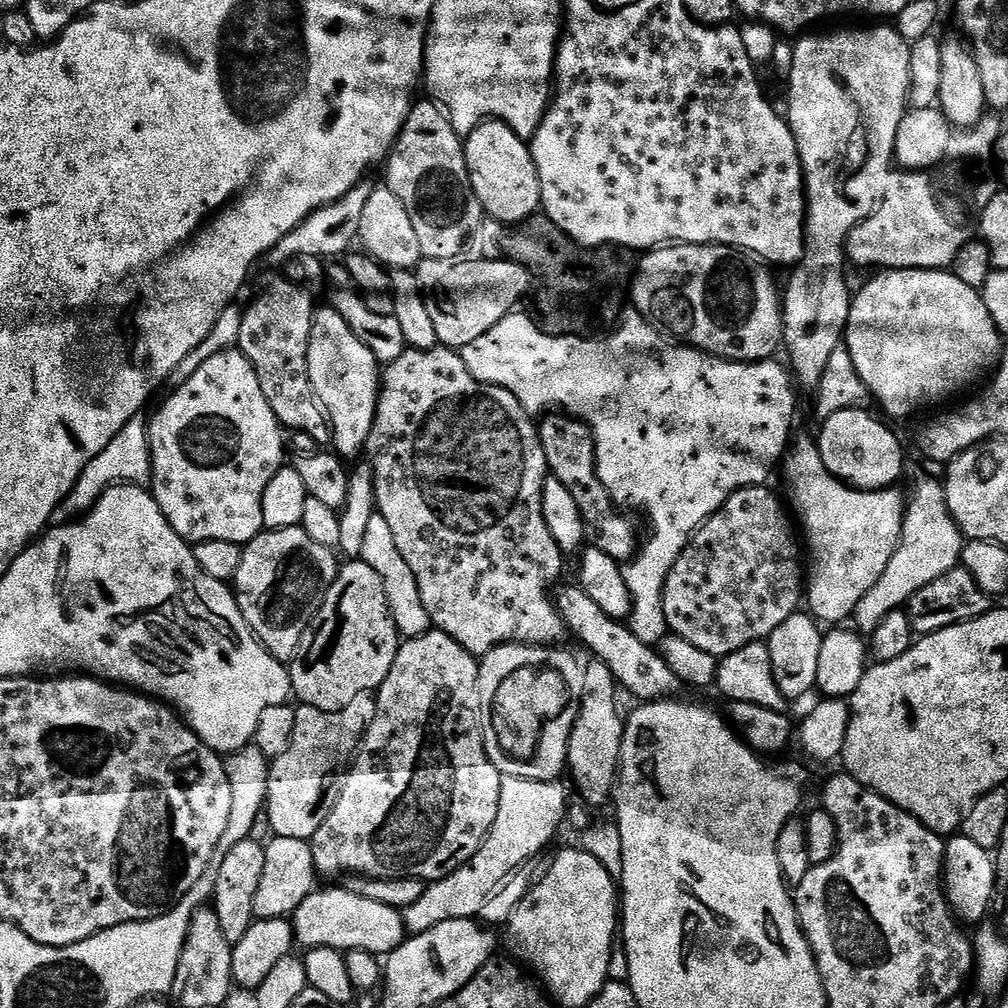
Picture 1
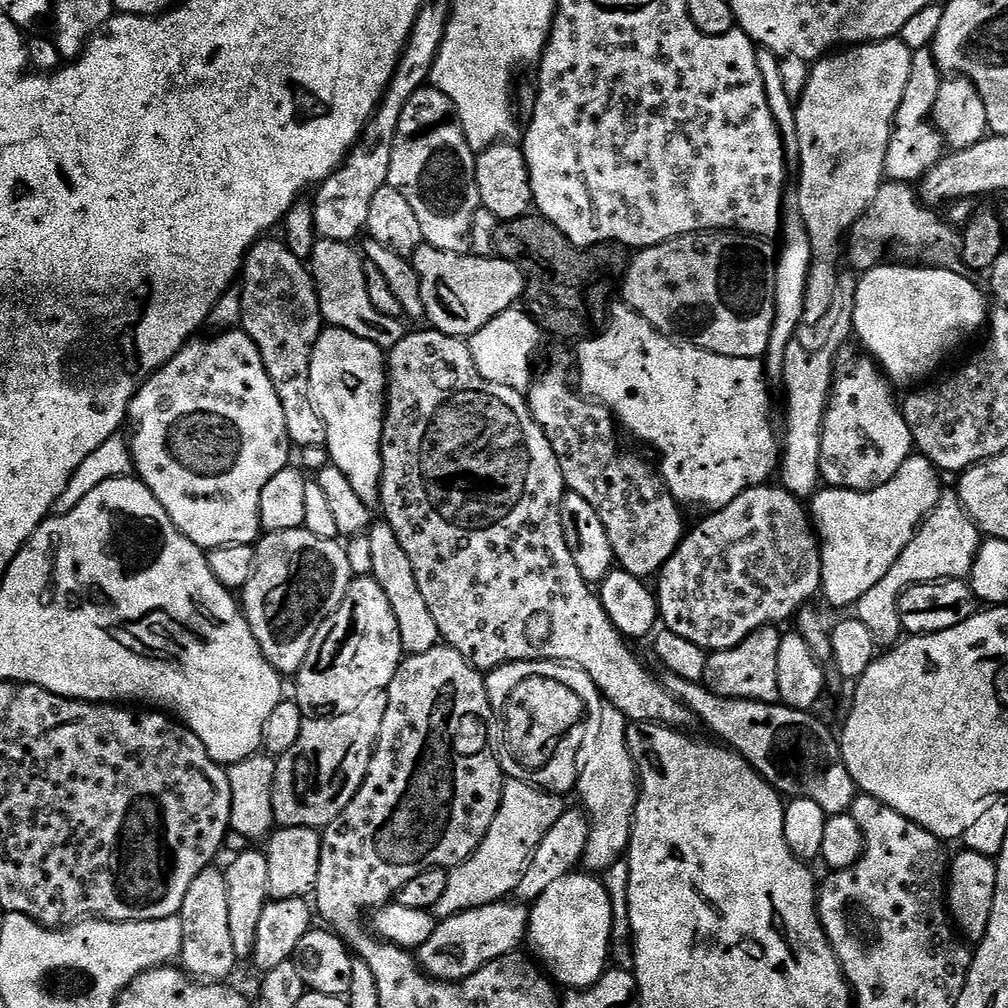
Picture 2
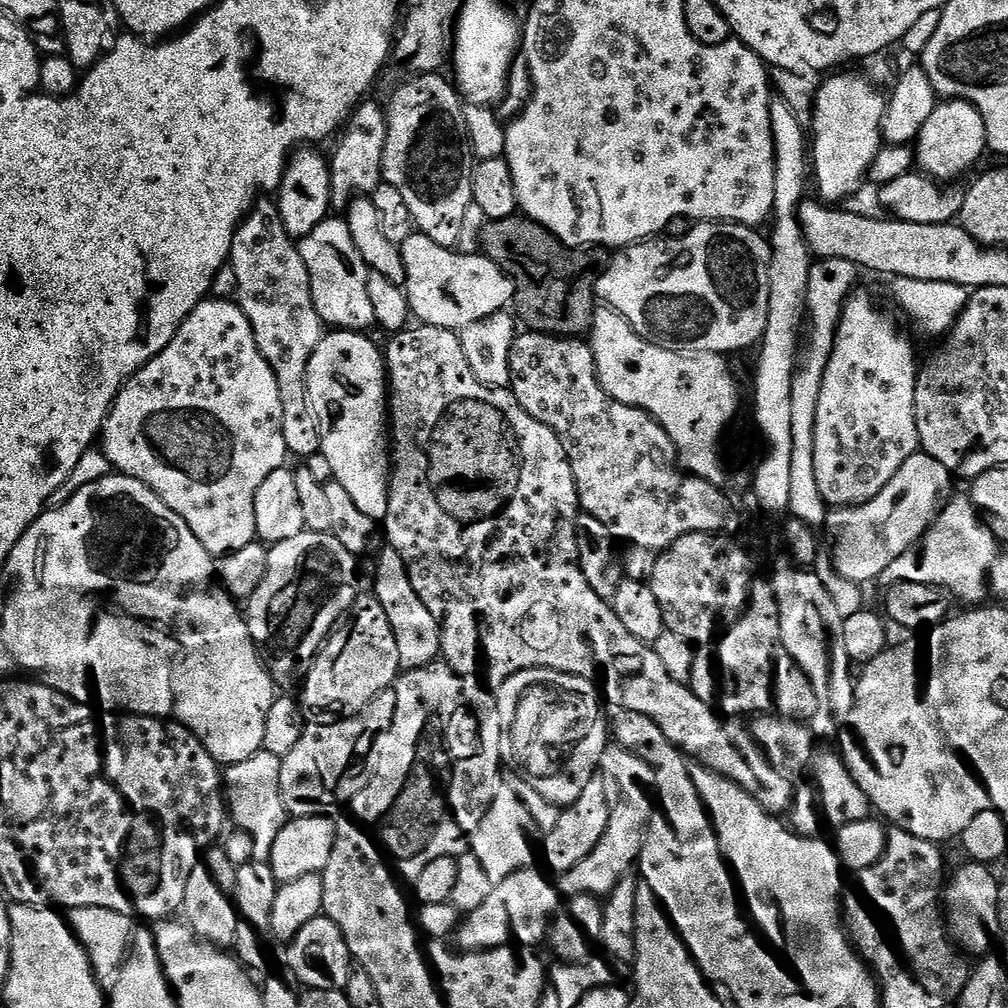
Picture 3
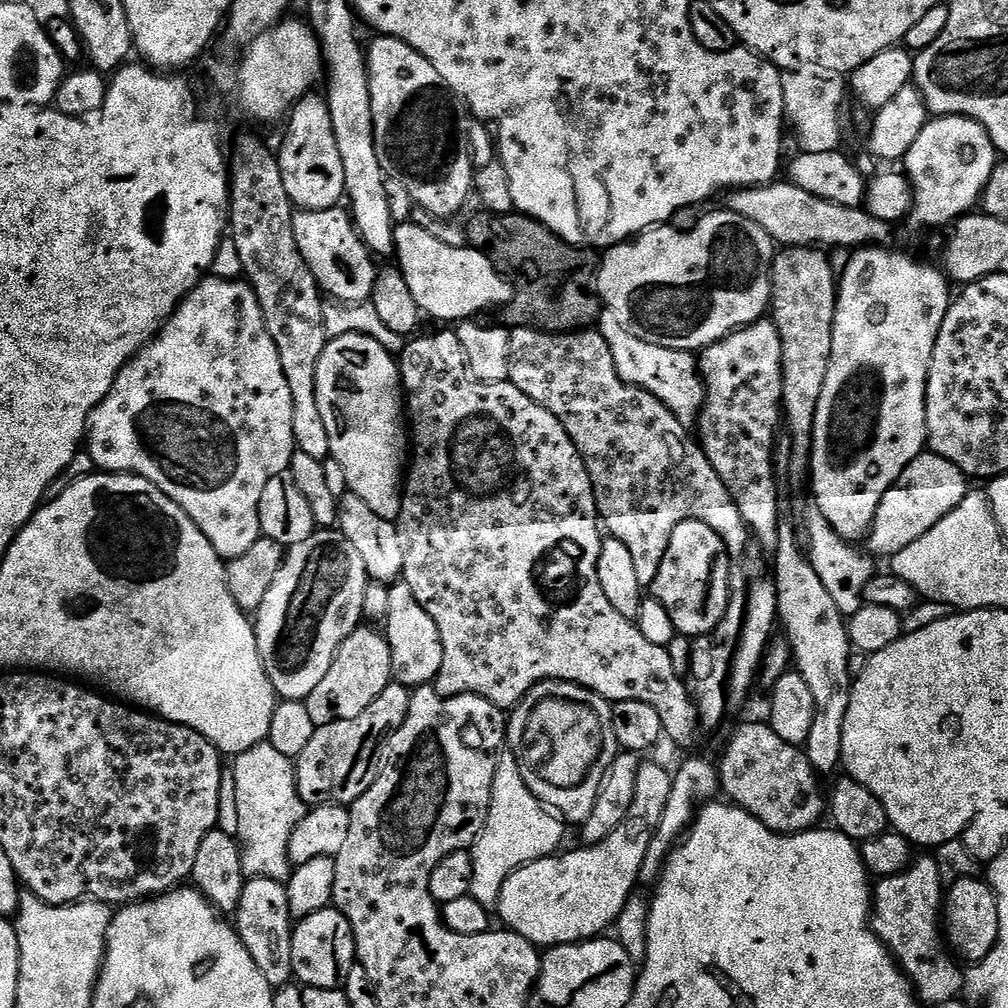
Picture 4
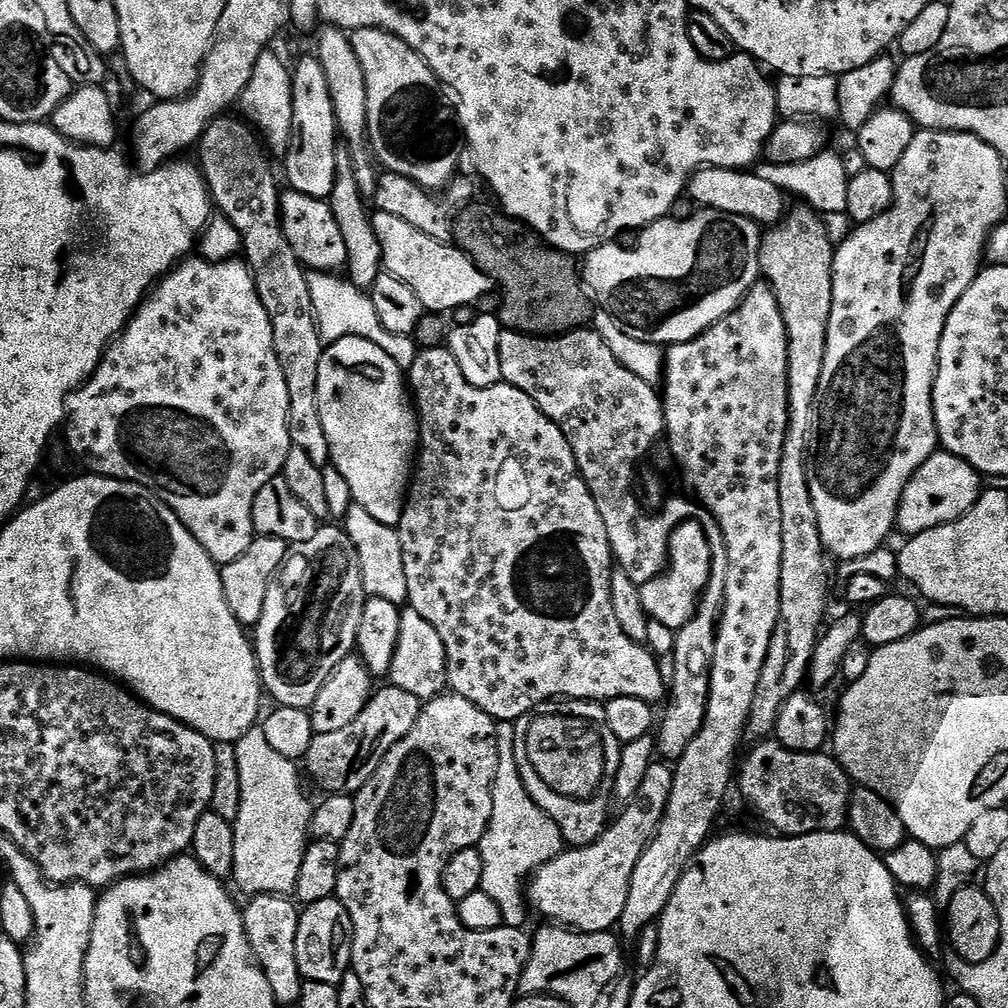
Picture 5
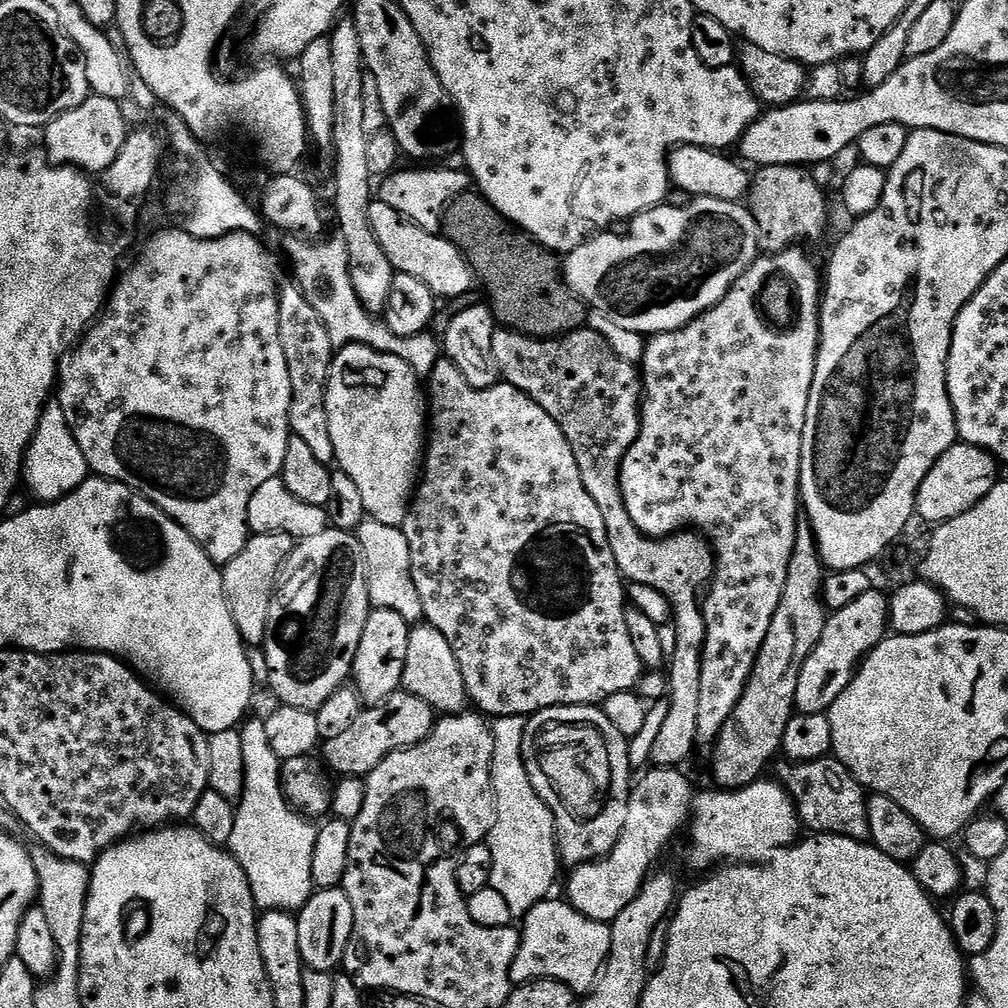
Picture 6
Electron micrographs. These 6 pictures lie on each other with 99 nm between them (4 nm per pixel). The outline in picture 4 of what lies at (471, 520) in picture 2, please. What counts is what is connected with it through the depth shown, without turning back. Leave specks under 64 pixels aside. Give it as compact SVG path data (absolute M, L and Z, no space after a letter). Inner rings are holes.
M455 331L419 336L409 339L398 356L402 396L406 401L406 420L410 425L410 463L402 484L400 512L394 523L398 542L402 546L403 583L414 590L414 598L418 598L422 610L426 610L426 614L434 618L434 626L438 626L438 638L442 638L442 666L434 681L436 693L440 696L461 696L473 692L475 696L486 698L495 708L511 710L540 681L565 680L589 688L609 702L637 700L646 702L646 706L654 706L663 735L668 735L676 744L690 743L696 736L696 728L698 729L696 705L689 697L688 686L681 673L674 670L667 647L647 641L637 625L622 618L622 614L618 614L618 610L610 606L606 594L602 594L602 586L598 582L602 528L598 523L596 496L592 493L590 474L570 434L566 434L557 416L538 406L538 402L522 394L522 390L518 390L518 386L508 380L497 384L481 384L474 380L468 371L468 360L464 356L462 342ZM744 724L728 740L718 759L720 788L737 808L745 808L771 832L795 834L815 829L826 816L826 796L820 793L821 777L795 744L782 742L772 725Z

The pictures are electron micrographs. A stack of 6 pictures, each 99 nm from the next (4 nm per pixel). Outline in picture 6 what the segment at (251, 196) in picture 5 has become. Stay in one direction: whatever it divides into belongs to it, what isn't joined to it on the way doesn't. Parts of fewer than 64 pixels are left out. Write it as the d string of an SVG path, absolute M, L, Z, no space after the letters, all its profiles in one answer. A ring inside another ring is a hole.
M289 282L279 289L278 334L282 338L282 354L286 354L286 370L290 370L292 401L288 411L288 427L291 435L302 438L306 446L318 458L318 462L331 465L335 461L334 441L330 438L330 422L326 414L326 390L332 369L334 349L318 310L310 306L299 284Z

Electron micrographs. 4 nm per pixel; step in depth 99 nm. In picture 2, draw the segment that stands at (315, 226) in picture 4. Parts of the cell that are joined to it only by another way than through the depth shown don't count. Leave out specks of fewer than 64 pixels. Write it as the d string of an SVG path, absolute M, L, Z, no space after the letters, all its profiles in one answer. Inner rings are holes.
M317 239L313 247L310 259L310 271L312 281L316 284L316 293L320 299L320 315L331 327L341 328L358 338L362 338L366 342L374 342L374 346L390 350L394 346L398 346L398 342L402 342L402 338L406 334L406 328L403 328L399 324L401 321L397 317L382 315L374 306L374 302L370 302L368 283L364 277L366 264L362 259L361 253L357 249L356 253L352 247L353 245L351 243L343 244L342 242L321 239Z

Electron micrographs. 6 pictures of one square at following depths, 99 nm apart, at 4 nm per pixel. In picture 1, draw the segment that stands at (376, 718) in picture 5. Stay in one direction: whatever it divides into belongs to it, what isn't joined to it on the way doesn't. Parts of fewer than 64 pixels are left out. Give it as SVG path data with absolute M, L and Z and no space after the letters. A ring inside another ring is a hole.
M371 695L360 696L353 704L346 706L340 712L323 712L305 704L300 704L296 708L294 738L290 742L290 750L286 750L286 754L271 761L268 769L266 820L268 816L268 824L272 827L271 835L273 837L281 836L282 838L311 841L318 826L322 826L322 822L326 822L330 797L337 787L338 777L351 765L358 751L358 745L365 730L368 729L368 723L371 722L375 711L376 702Z

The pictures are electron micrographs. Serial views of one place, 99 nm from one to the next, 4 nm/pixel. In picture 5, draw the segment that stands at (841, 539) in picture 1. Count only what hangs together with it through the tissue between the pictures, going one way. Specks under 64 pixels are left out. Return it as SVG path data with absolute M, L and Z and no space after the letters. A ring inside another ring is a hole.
M938 450L910 478L898 506L896 528L909 537L934 530L939 524L954 522L974 506L981 491L982 477L974 466L954 454Z

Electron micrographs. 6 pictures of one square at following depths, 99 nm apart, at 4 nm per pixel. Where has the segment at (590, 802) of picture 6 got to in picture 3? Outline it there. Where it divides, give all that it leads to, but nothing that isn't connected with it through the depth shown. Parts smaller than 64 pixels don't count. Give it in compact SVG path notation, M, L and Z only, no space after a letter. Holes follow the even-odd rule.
M531 668L514 674L494 692L500 720L504 723L502 760L515 775L534 786L542 798L557 806L573 804L582 796L586 784L597 779L604 752L610 746L610 716L604 713L602 692L585 676L566 674L549 668Z

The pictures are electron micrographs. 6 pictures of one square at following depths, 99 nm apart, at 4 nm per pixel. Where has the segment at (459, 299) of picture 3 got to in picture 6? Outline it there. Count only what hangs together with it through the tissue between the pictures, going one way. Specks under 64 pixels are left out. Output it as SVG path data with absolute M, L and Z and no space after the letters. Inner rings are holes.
M379 198L373 199L368 217L382 250L386 250L386 258L390 258L397 272L410 274L410 278L418 278L418 282L426 282L437 298L464 296L471 290L472 284L474 288L474 273L468 261L443 235L420 229Z

